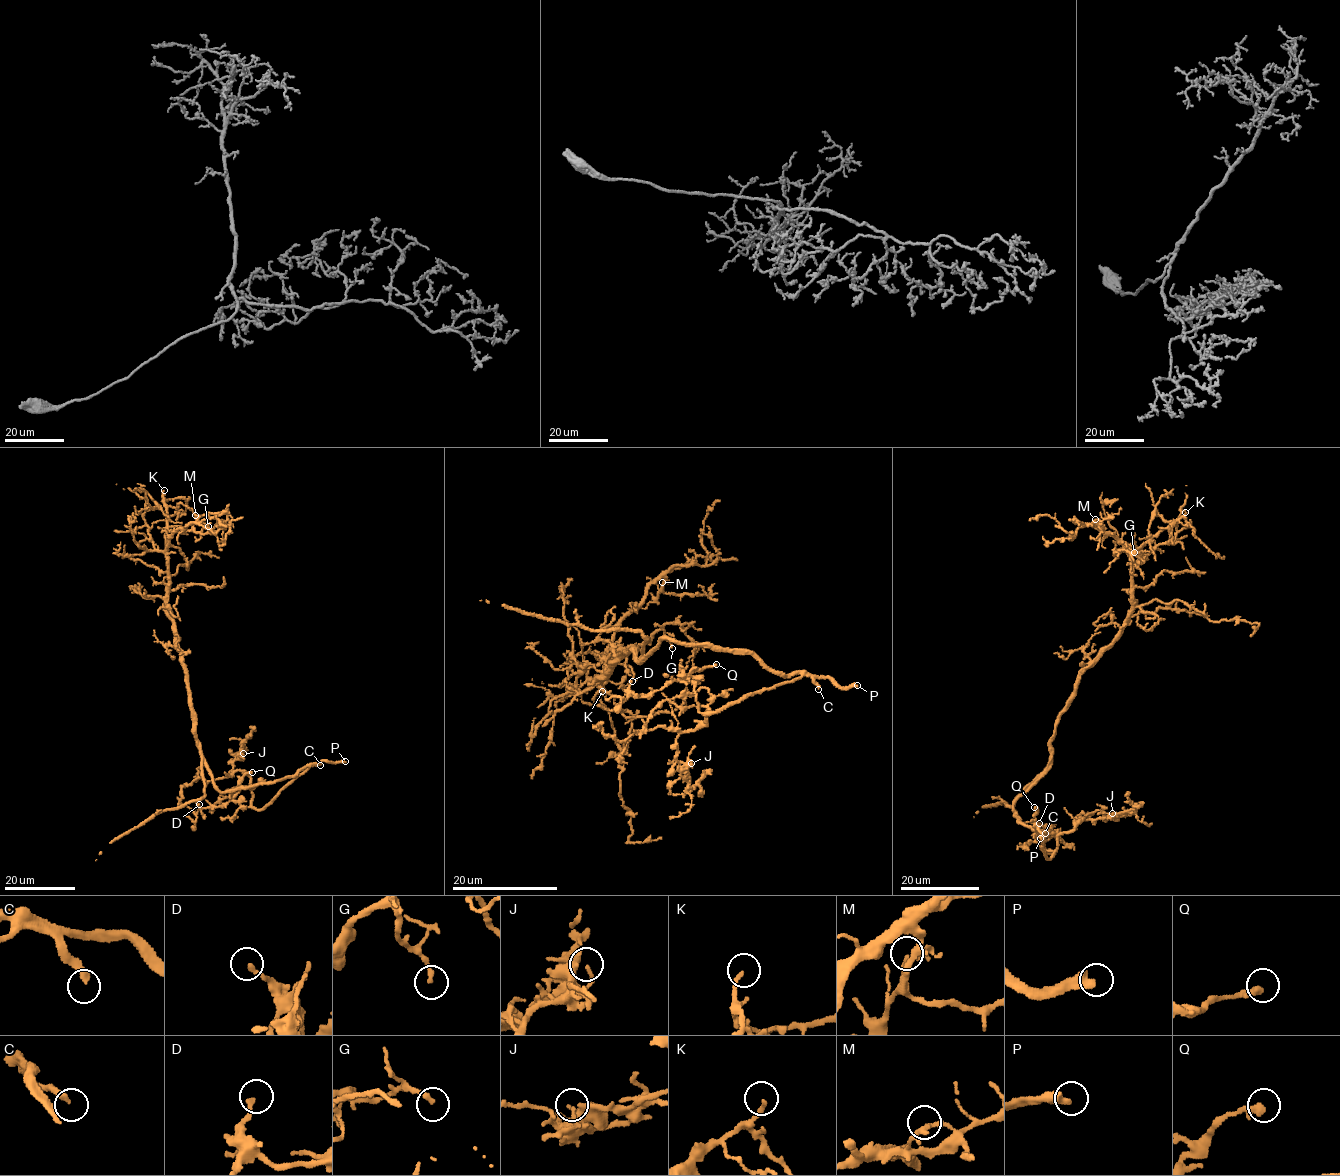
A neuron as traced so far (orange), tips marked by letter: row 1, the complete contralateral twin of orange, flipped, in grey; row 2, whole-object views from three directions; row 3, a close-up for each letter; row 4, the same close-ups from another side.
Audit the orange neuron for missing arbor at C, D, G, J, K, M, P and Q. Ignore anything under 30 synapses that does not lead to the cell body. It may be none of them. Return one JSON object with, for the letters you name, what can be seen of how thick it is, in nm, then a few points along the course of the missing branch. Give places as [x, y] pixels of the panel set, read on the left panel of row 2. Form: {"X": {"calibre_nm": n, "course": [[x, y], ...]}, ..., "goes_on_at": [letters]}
{"C": {"calibre_nm": 280, "course": [[320, 765], [326, 764], [331, 753], [331, 734], [359, 697], [372, 690], [366, 676], [377, 671]]}, "G": {"calibre_nm": 200, "course": [[208, 526], [207, 507], [204, 508]]}, "P": {"calibre_nm": 400}, "goes_on_at": ["C", "G", "P"]}

